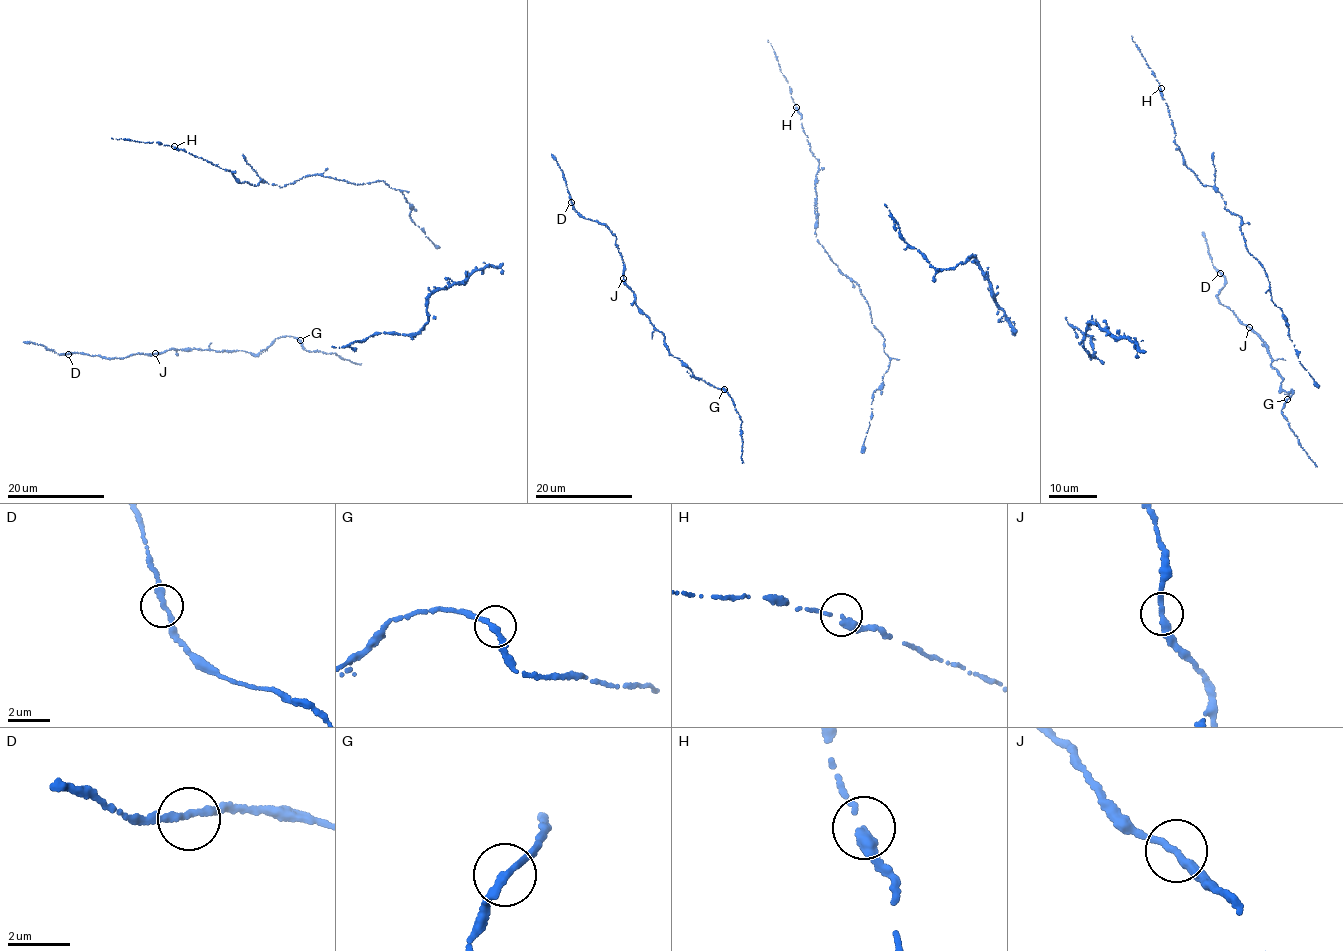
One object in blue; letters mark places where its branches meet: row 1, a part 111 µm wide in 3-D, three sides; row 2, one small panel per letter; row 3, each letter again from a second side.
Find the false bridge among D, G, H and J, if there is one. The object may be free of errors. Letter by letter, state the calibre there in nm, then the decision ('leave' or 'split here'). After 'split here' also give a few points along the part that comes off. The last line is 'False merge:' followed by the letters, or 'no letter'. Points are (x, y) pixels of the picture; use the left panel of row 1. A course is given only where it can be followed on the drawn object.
D: 240 nm | leave
G: 240 nm | leave
H: 280 nm | leave
J: 260 nm | leave
False merge: no letter

